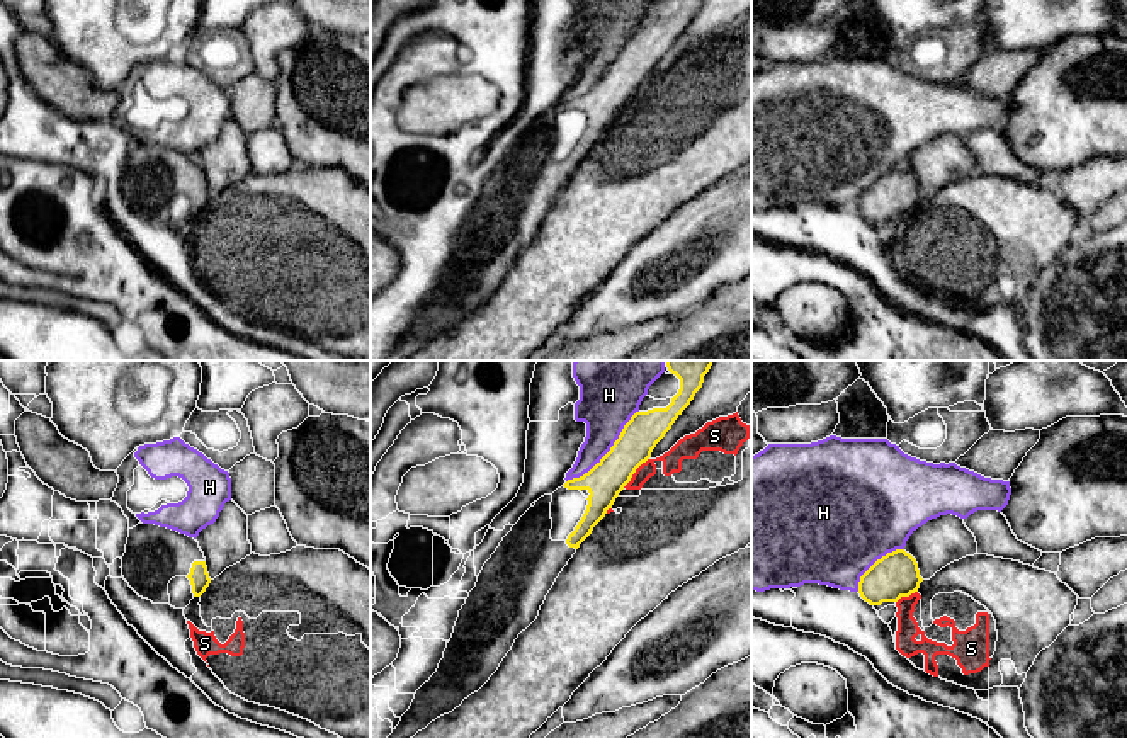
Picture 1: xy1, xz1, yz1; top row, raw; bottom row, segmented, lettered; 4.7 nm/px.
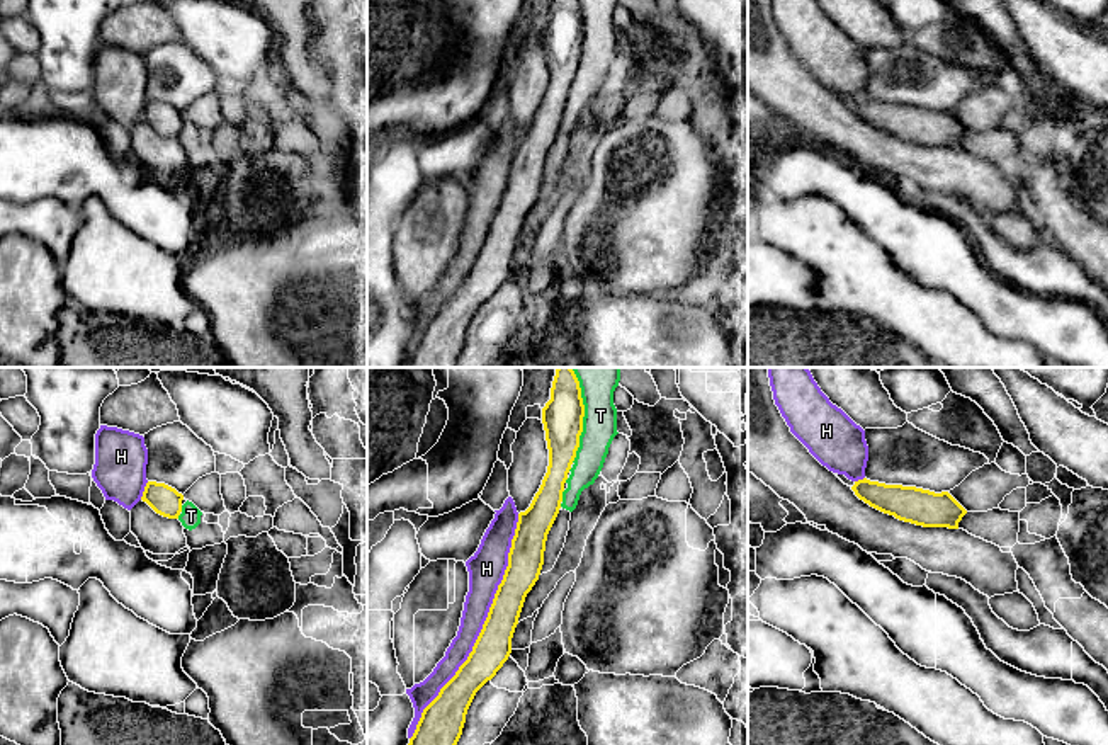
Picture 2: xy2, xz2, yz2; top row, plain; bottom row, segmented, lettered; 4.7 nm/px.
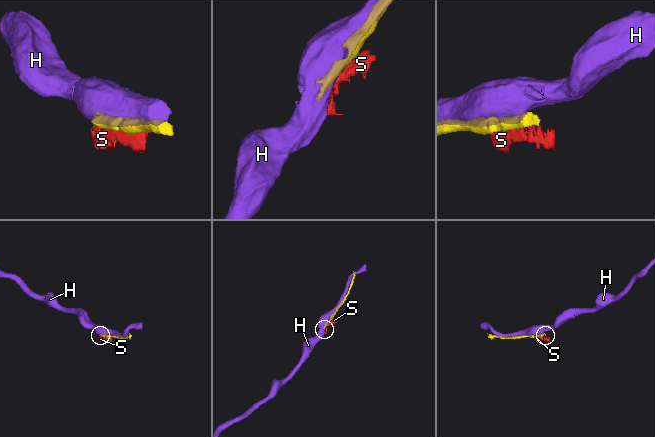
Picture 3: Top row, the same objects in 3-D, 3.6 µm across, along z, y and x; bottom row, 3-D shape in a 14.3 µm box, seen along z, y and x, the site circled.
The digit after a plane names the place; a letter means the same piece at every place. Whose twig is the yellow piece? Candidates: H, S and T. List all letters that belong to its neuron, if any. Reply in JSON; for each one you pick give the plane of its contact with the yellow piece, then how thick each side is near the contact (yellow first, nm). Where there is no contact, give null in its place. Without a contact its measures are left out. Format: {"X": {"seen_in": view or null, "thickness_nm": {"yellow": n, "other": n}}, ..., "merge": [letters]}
{"merge": []}

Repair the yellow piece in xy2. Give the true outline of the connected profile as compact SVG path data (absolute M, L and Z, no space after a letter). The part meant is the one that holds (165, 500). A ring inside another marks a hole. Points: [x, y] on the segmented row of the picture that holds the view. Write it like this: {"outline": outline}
{"outline": "M148 481L141 500L146 502L156 514L168 519L178 519L184 495L165 483Z"}

